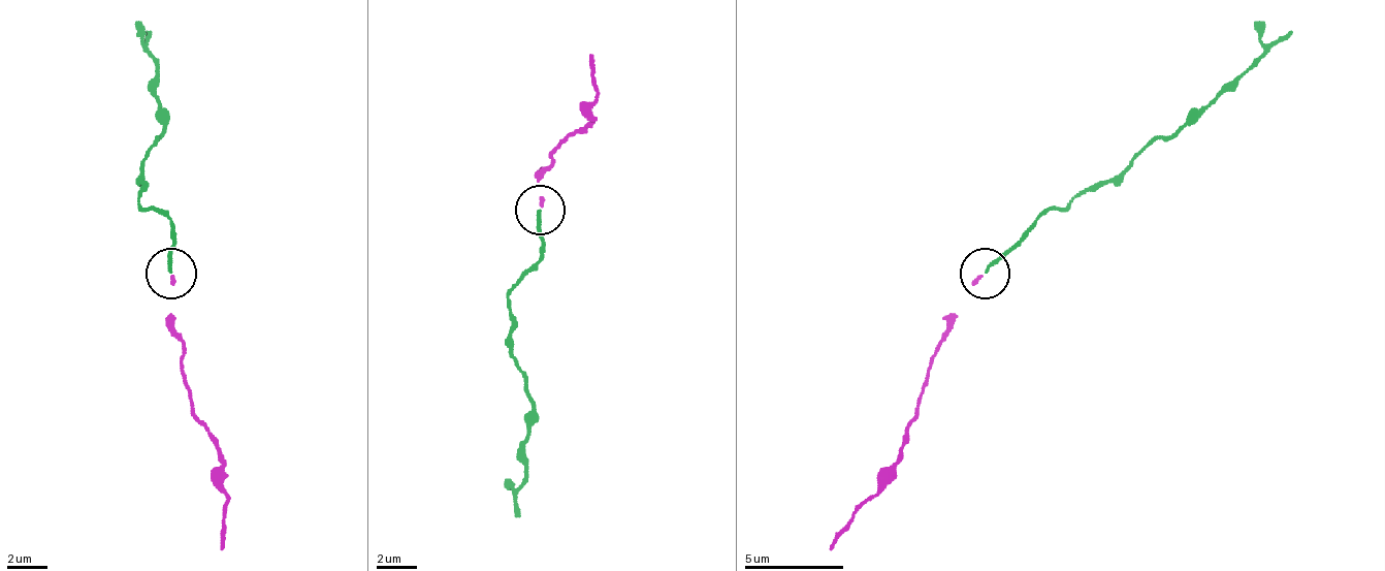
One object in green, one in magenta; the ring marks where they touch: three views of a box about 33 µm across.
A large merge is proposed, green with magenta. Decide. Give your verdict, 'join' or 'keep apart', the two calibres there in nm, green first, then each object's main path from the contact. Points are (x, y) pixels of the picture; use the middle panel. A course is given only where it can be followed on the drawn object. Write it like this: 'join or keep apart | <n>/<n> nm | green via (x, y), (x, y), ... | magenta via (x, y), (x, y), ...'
join | 160/150 nm | green via (539, 209), (544, 253), (509, 293), (514, 362), (528, 383), (534, 413), (514, 517) | magenta via (544, 209), (539, 179), (553, 163), (558, 144), (588, 124), (599, 89), (588, 54)

